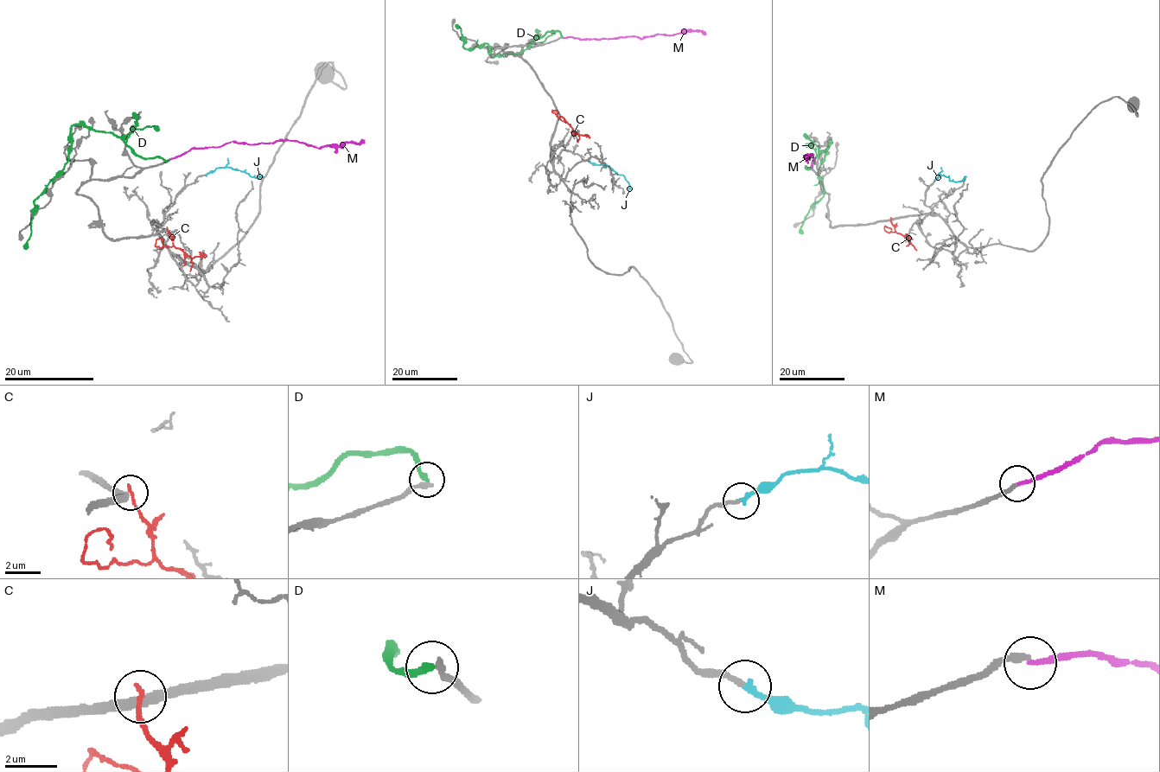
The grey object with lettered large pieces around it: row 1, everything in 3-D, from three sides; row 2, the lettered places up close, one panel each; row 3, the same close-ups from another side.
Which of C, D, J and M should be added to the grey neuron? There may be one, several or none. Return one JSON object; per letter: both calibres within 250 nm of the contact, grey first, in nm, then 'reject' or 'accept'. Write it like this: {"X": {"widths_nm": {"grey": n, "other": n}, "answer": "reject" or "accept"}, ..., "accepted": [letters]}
{"C": {"widths_nm": {"grey": 300, "other": 180}, "answer": "reject"}, "D": {"widths_nm": {"grey": 240, "other": 260}, "answer": "reject"}, "J": {"widths_nm": {"grey": 220, "other": 260}, "answer": "accept"}, "M": {"widths_nm": {"grey": 240, "other": 190}, "answer": "reject"}, "accepted": ["J"]}

